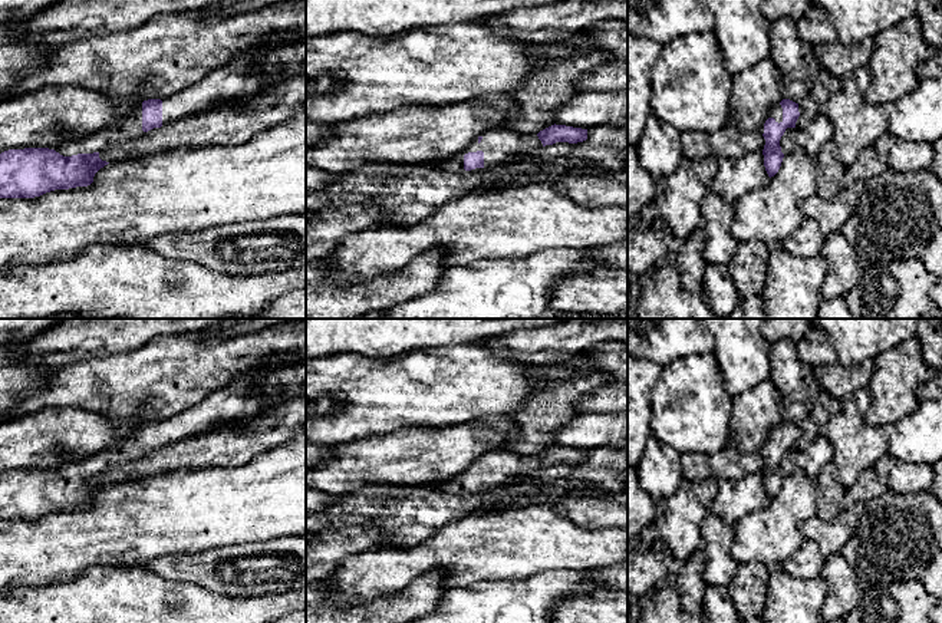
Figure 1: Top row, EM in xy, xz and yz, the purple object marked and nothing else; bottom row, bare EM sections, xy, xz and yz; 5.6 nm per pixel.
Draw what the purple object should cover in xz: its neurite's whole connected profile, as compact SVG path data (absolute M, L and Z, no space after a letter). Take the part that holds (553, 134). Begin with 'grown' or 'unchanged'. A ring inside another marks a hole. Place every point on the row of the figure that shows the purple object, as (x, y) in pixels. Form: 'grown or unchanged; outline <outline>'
grown; outline M551 125L537 135L518 134L497 126L474 139L462 152L438 161L442 172L461 174L514 164L537 148L556 142L577 144L587 139L587 129L566 125Z

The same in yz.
grown; outline M783 99L771 109L768 119L760 129L765 139L763 155L764 167L770 178L778 172L784 158L780 146L780 139L787 131L796 128L796 122L800 113L801 106L798 103L790 99Z

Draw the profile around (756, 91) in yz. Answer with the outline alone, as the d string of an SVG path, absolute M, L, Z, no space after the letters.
M773 57L732 76L729 99L729 125L740 131L760 131L771 109L783 98L781 73Z

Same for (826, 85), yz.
M820 69L810 93L798 103L801 106L801 113L796 122L796 128L806 128L819 113L821 113L821 106L840 90L839 82L840 80L830 72Z

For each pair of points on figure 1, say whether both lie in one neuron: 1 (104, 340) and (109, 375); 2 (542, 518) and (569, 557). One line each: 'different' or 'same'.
1: different
2: same

